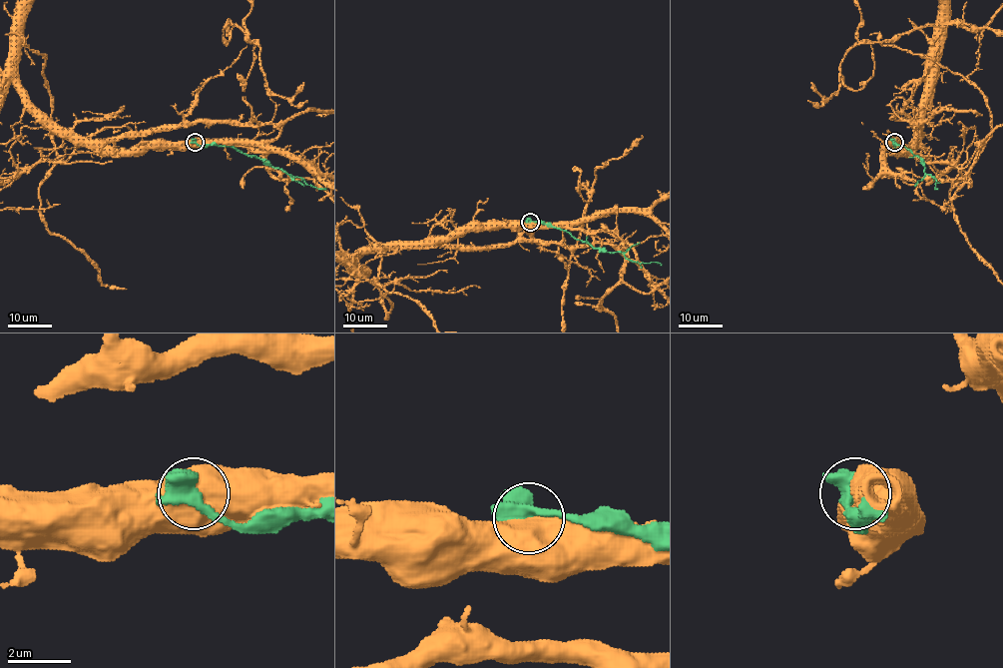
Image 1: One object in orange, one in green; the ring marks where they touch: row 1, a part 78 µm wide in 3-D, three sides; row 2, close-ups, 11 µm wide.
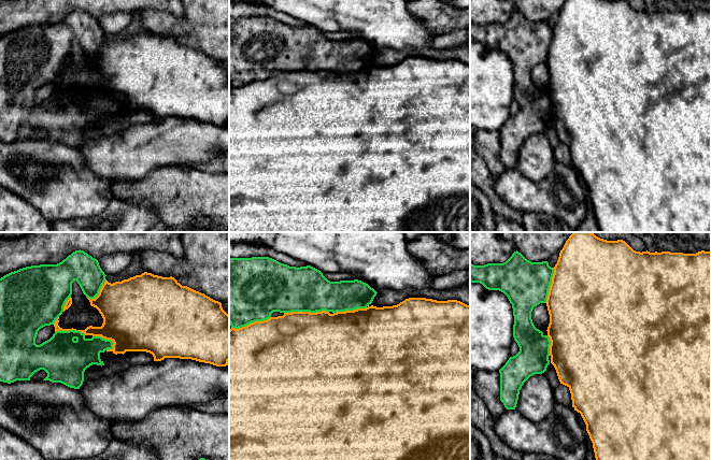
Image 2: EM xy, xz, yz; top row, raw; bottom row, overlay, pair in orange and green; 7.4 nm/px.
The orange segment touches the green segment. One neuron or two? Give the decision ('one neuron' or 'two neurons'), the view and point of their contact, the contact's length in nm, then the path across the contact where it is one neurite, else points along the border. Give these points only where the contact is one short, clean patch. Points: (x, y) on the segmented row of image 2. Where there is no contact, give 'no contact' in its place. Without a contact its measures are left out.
two neurons; contact xz (306, 312); length 340 nm

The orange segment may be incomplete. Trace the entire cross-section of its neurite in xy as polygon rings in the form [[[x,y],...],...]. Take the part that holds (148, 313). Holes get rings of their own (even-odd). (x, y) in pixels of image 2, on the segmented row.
[[[144,272],[141,275],[136,275],[133,277],[130,277],[128,279],[124,279],[122,282],[115,282],[113,284],[109,283],[106,279],[104,282],[104,284],[102,285],[99,294],[95,298],[95,299],[88,299],[90,302],[90,305],[96,307],[99,313],[101,314],[102,318],[103,318],[103,324],[101,327],[93,327],[89,326],[87,327],[85,330],[79,330],[82,333],[84,333],[85,335],[93,335],[93,336],[101,336],[102,339],[105,340],[111,340],[114,344],[113,344],[113,348],[112,349],[108,349],[106,351],[112,351],[113,354],[117,355],[117,354],[125,354],[126,351],[146,351],[153,355],[154,357],[154,361],[161,361],[165,358],[180,358],[180,359],[191,359],[191,360],[196,360],[199,362],[204,362],[204,363],[210,363],[216,366],[226,366],[228,365],[228,361],[229,361],[229,315],[223,310],[222,307],[222,303],[218,301],[215,301],[213,299],[211,299],[210,297],[205,296],[204,293],[201,293],[199,291],[196,291],[187,286],[182,286],[174,277],[170,276],[170,277],[162,277],[162,276],[158,276],[158,275],[154,275],[152,273],[147,273]]]

